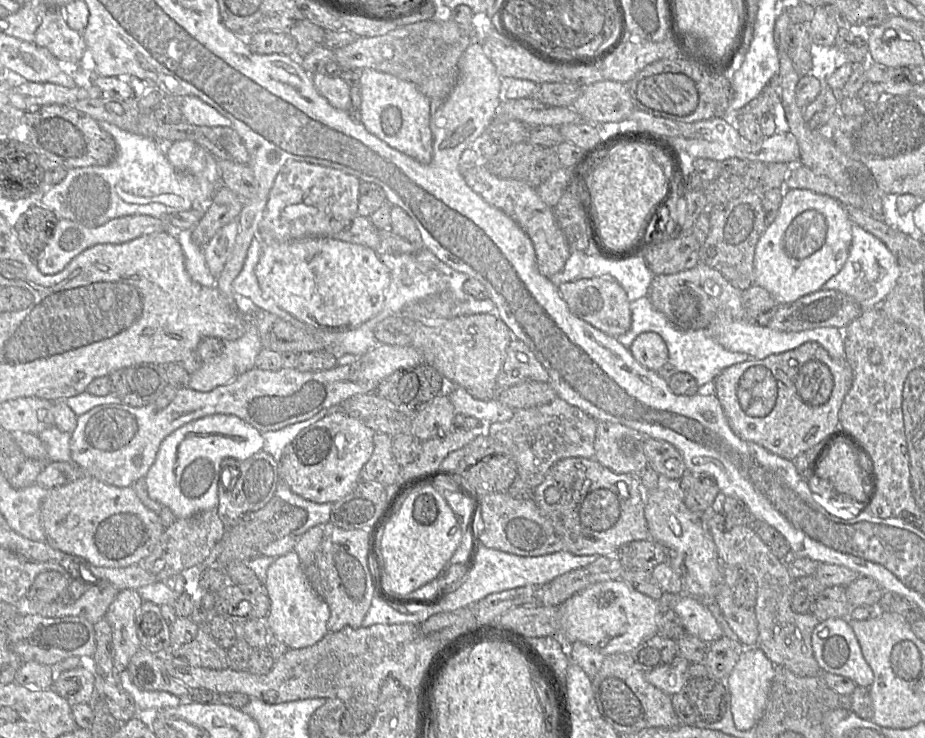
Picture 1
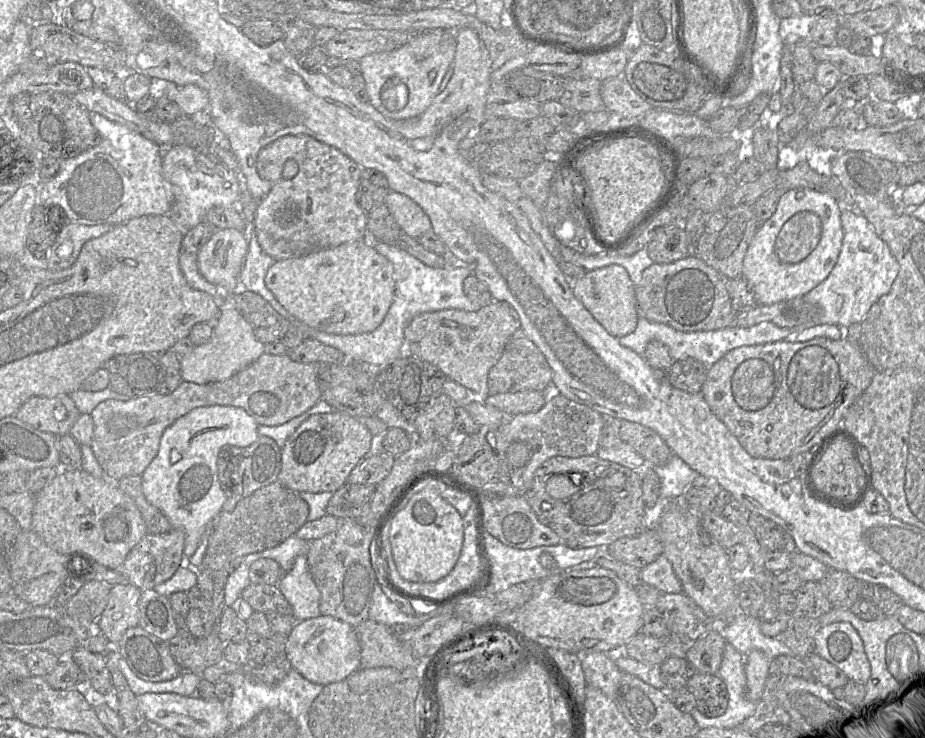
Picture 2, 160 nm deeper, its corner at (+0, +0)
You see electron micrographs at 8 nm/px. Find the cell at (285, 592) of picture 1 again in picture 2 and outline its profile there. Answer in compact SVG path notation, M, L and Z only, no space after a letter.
M306 555L296 557L292 569L279 581L278 587L292 606L295 622L321 615L321 594L311 575Z

